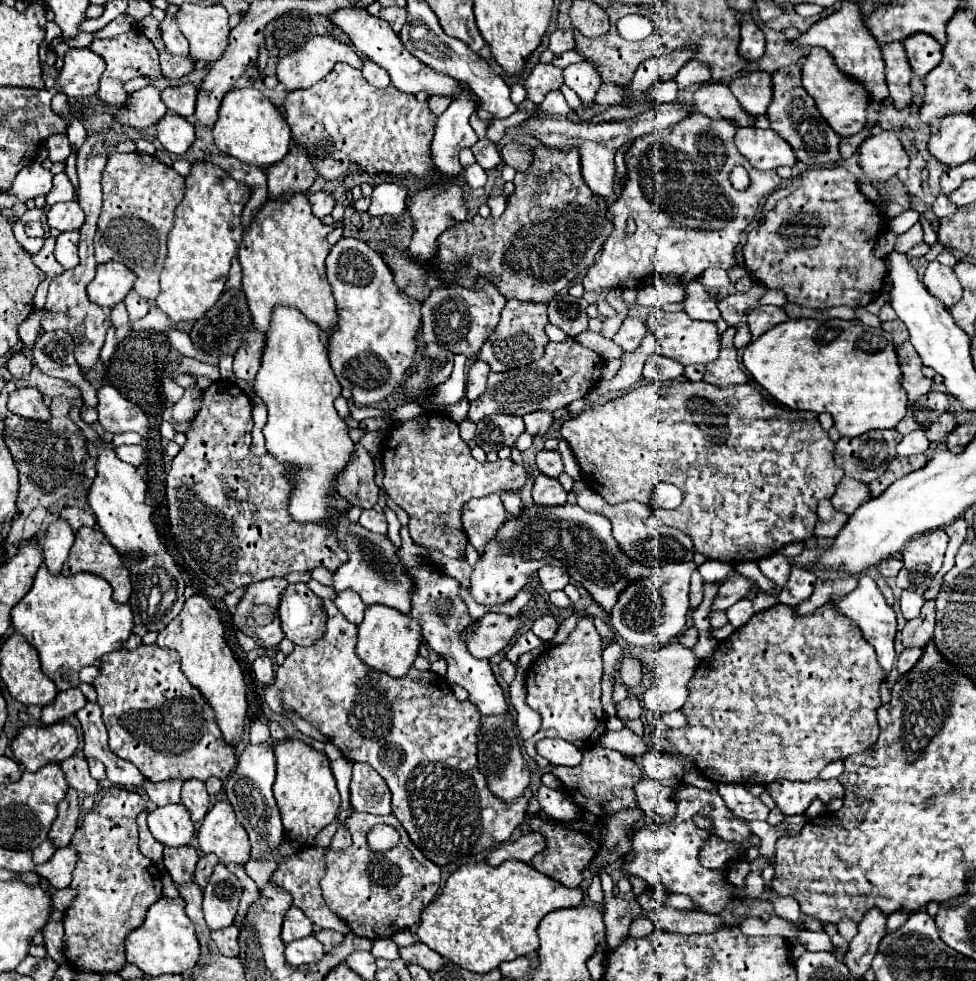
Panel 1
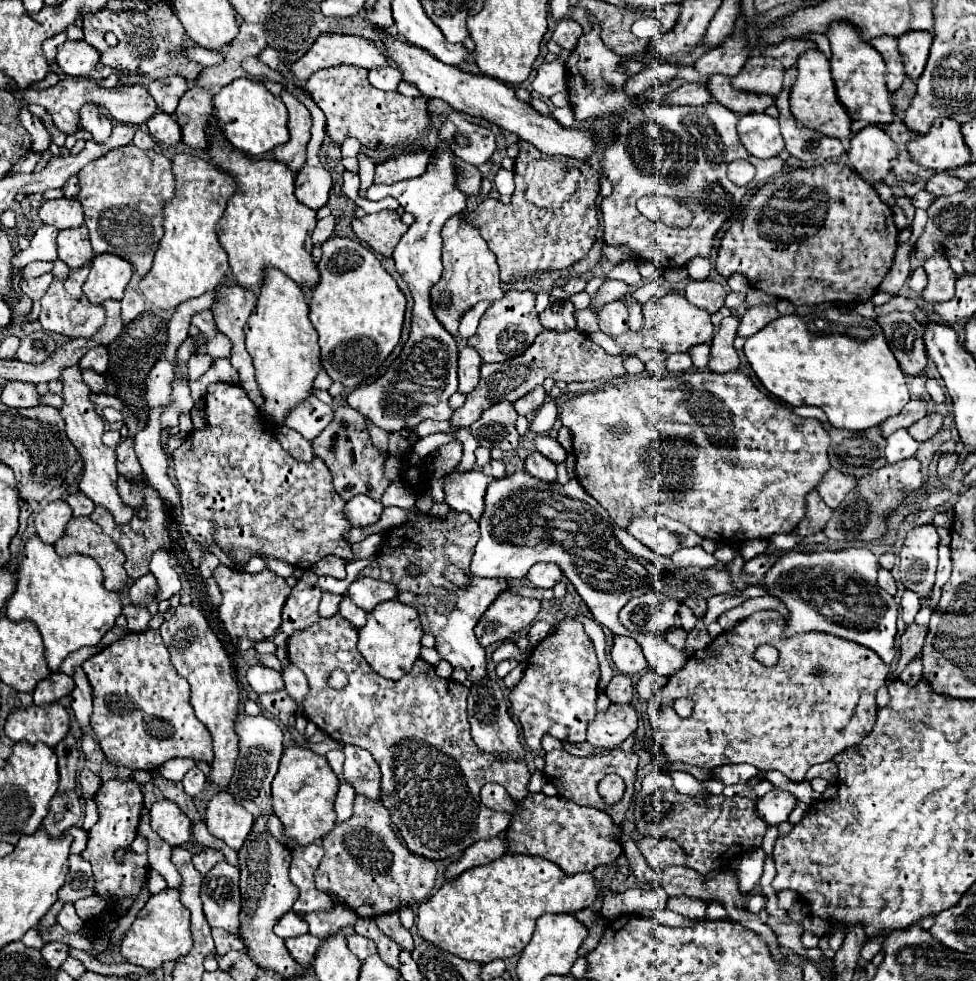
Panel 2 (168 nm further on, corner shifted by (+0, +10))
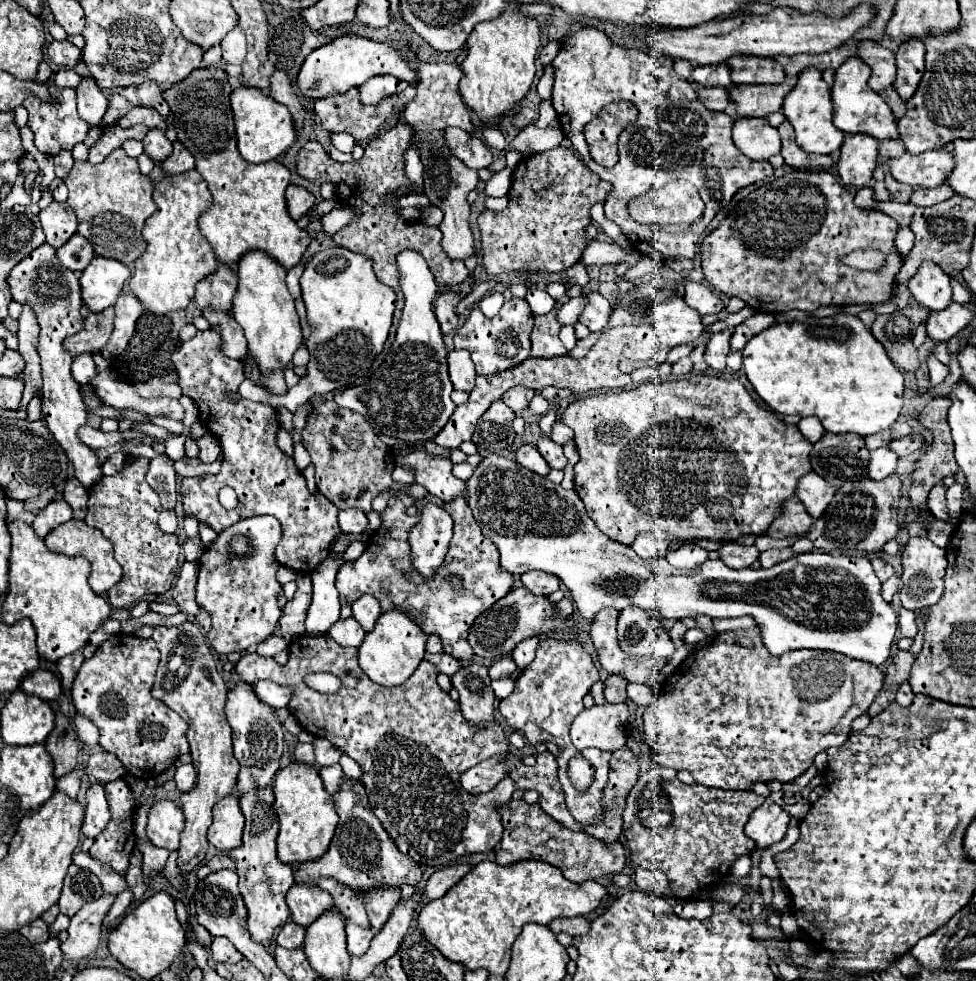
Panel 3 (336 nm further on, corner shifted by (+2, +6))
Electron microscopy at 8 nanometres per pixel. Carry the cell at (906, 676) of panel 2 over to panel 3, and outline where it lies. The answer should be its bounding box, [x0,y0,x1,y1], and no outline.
[896,681,914,707]

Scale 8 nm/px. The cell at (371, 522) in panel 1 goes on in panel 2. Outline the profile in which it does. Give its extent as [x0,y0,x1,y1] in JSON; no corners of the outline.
[346,495,384,527]

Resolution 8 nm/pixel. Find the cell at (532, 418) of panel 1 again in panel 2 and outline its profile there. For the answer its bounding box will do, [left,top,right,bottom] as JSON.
[514,385,546,417]

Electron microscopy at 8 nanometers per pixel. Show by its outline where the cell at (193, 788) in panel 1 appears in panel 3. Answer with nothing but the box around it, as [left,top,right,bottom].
[174,765,196,793]

